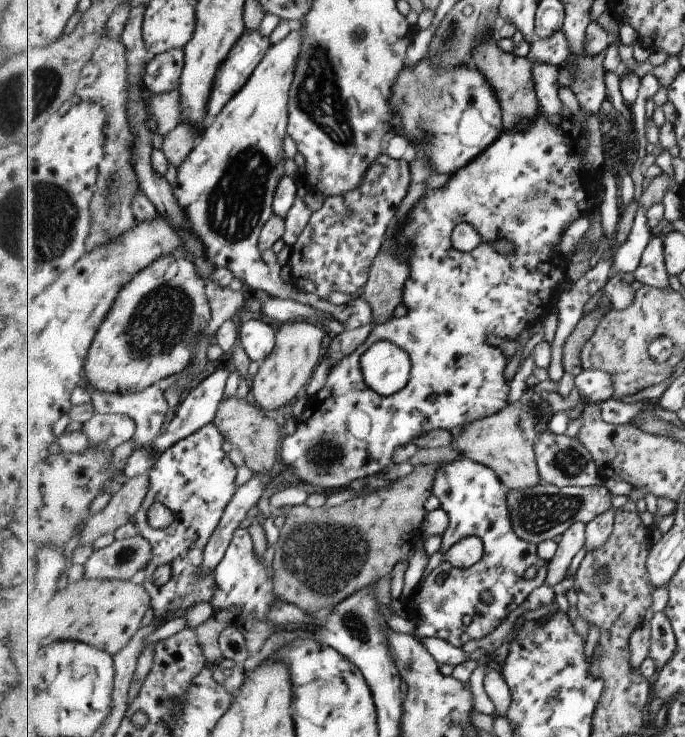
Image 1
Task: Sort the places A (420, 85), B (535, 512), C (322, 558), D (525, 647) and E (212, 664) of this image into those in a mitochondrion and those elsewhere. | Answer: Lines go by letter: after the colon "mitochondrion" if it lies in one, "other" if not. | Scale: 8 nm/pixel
A: mitochondrion
B: mitochondrion
C: mitochondrion
D: other
E: other

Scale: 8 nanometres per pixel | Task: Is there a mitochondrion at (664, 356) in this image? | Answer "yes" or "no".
yes

